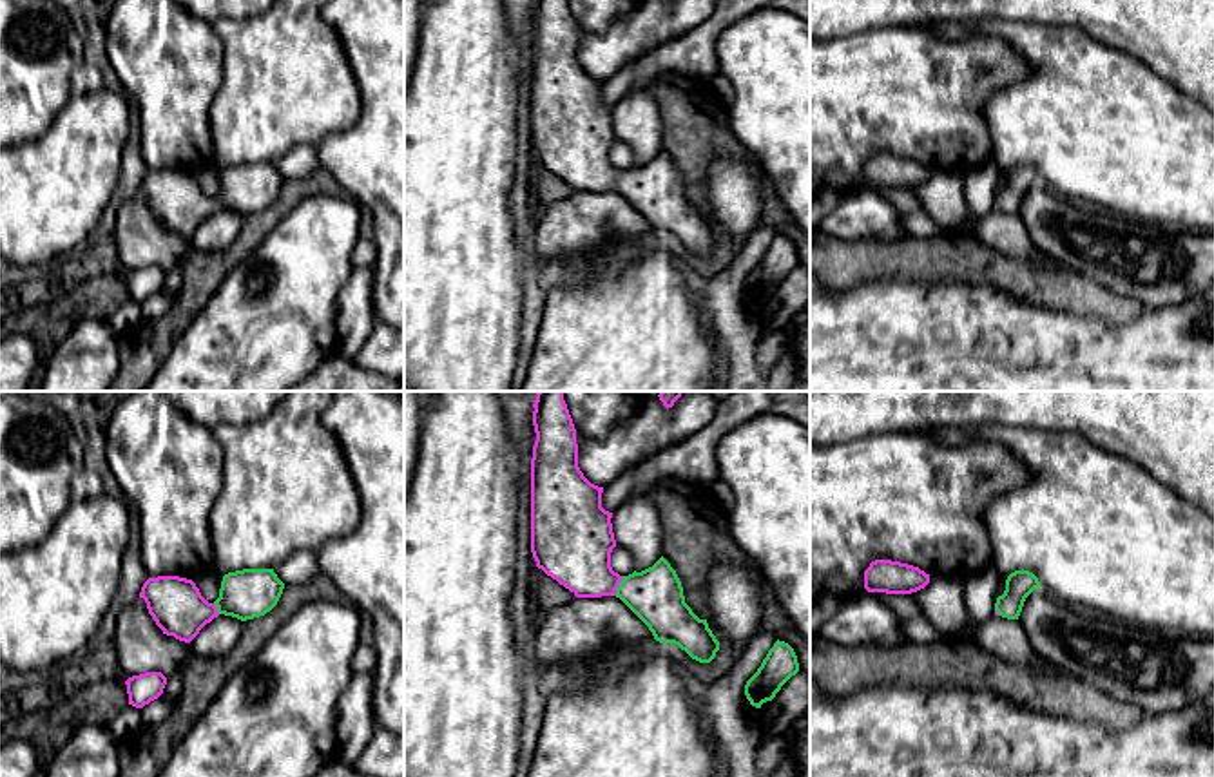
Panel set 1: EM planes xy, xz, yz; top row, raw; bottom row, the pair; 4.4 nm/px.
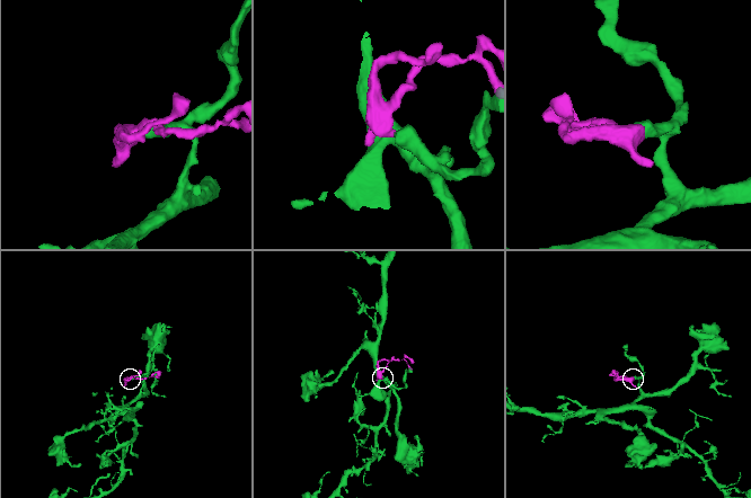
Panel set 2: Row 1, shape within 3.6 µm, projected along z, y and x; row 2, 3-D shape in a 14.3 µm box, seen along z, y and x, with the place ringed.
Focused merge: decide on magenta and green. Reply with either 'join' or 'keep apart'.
join

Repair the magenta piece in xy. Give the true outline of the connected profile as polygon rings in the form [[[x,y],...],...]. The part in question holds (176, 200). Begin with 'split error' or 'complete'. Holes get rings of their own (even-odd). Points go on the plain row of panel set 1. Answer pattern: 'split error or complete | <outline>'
split error | [[[243,163],[223,170],[214,197],[201,190],[192,174],[179,170],[149,172],[140,192],[163,228],[190,237],[219,208],[241,216],[265,210],[277,199],[283,183],[274,163]]]

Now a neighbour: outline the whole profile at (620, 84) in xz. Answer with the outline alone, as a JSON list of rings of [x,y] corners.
[[[634,62],[623,65],[611,80],[602,87],[602,101],[614,107],[632,89]]]

